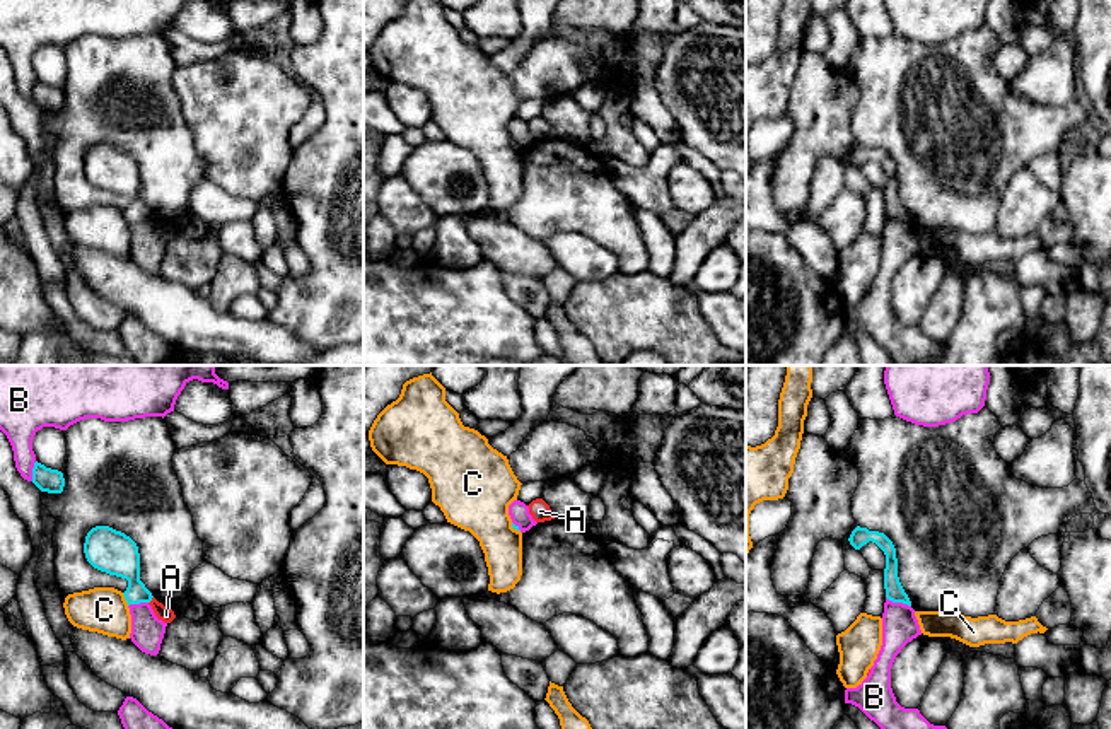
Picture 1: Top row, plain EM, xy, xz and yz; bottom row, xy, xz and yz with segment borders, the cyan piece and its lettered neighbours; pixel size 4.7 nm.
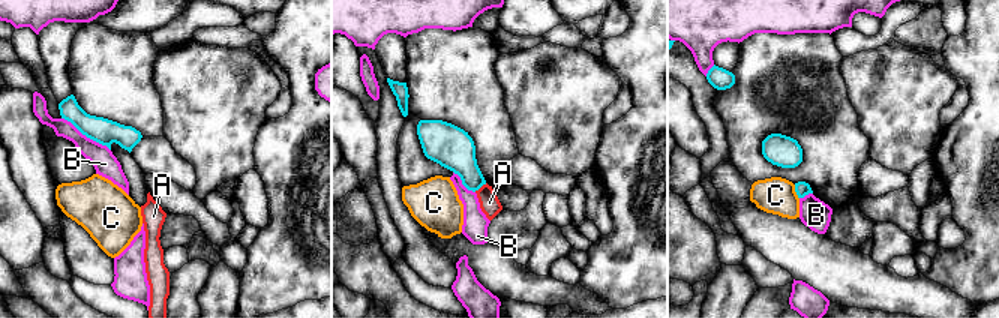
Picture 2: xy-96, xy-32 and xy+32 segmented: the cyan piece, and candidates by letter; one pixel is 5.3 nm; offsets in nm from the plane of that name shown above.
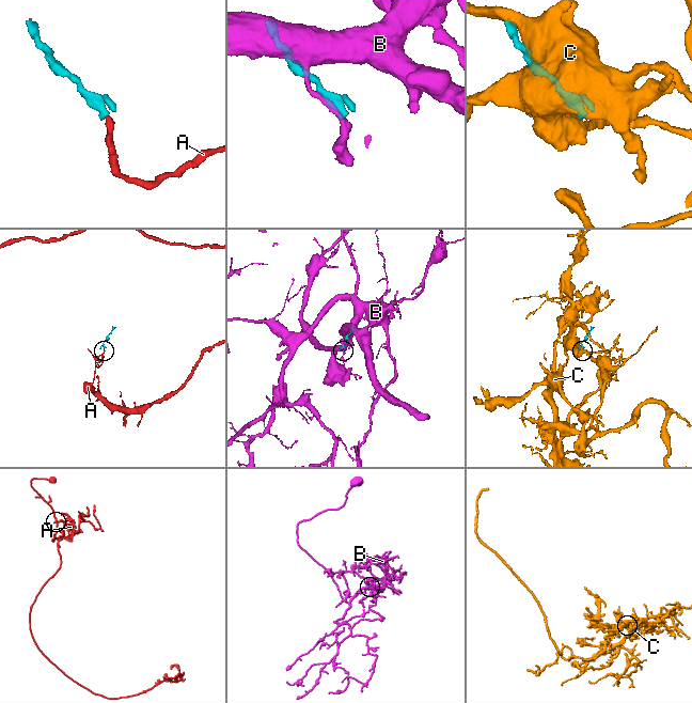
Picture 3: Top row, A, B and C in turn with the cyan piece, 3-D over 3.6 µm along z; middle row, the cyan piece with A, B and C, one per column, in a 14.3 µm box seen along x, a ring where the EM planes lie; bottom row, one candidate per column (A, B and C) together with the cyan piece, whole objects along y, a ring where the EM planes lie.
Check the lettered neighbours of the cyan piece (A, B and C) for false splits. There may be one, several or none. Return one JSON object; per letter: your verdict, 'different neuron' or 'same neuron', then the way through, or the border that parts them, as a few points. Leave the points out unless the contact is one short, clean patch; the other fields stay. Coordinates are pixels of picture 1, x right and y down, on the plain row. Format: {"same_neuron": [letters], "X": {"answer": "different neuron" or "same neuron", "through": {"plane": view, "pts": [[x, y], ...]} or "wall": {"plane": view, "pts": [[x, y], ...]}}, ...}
{"same_neuron": [], "A": {"answer": "different neuron", "wall": {"plane": "xy", "pts": [[152, 214], [149, 221]]}}, "B": {"answer": "different neuron"}, "C": {"answer": "different neuron", "wall": {"plane": "xy", "pts": [[122, 210], [128, 222]]}}}

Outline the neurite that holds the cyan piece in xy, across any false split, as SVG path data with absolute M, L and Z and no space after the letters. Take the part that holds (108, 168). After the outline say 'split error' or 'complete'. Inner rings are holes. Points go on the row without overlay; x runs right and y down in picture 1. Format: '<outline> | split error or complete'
M96 143L85 154L84 171L94 186L128 198L123 210L128 224L152 219L152 210L140 198L138 164L130 154L109 143Z | complete

